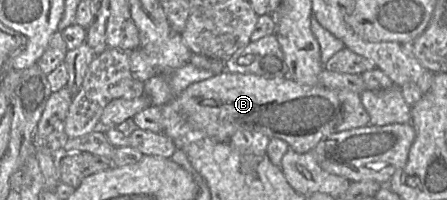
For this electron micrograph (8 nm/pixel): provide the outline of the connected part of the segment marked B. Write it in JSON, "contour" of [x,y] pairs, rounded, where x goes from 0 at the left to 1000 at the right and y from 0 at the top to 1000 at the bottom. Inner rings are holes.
{"contour":[[[506,350],[423,425],[376,515],[333,530],[295,590],[311,645],[362,665],[394,720],[438,710],[461,685],[485,710],[512,710],[530,655],[555,650],[586,665],[602,690],[624,690],[671,770],[698,755],[720,695],[740,670],[817,635],[828,615],[828,580],[810,520],[808,470],[779,450],[740,445],[718,420],[676,425],[644,385],[600,395],[579,375]]]}

